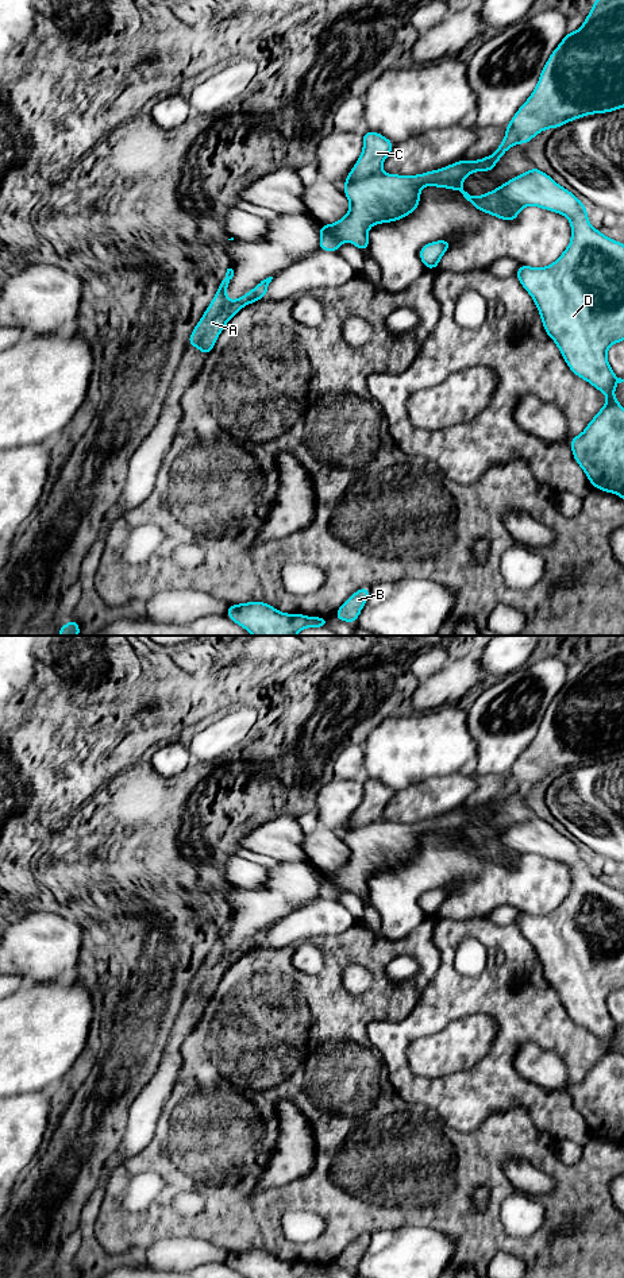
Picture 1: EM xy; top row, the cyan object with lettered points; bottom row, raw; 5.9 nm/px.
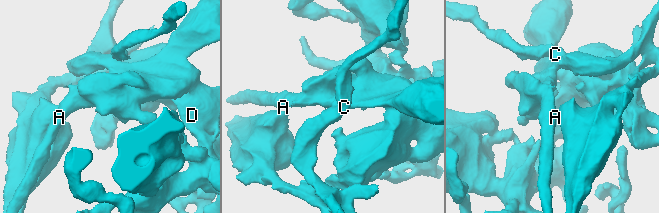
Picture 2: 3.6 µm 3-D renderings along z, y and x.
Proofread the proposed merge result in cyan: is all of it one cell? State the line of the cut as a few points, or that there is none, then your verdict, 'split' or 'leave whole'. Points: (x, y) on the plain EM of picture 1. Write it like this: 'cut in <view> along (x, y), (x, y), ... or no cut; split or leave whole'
no cut; leave whole

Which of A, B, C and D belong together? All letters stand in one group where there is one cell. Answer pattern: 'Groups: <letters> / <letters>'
Groups: A B C D

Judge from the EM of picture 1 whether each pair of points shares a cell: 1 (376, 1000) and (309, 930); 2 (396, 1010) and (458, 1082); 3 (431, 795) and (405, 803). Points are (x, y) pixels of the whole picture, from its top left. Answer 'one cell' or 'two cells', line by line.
1: two cells
2: two cells
3: one cell

